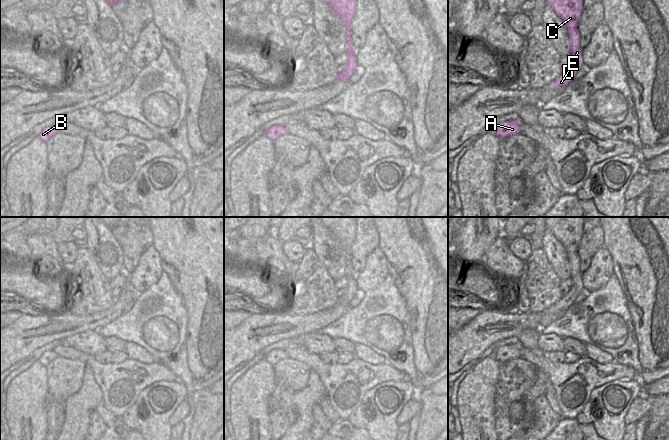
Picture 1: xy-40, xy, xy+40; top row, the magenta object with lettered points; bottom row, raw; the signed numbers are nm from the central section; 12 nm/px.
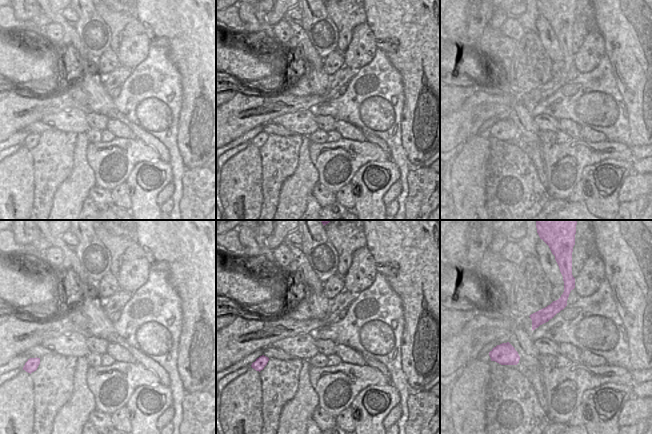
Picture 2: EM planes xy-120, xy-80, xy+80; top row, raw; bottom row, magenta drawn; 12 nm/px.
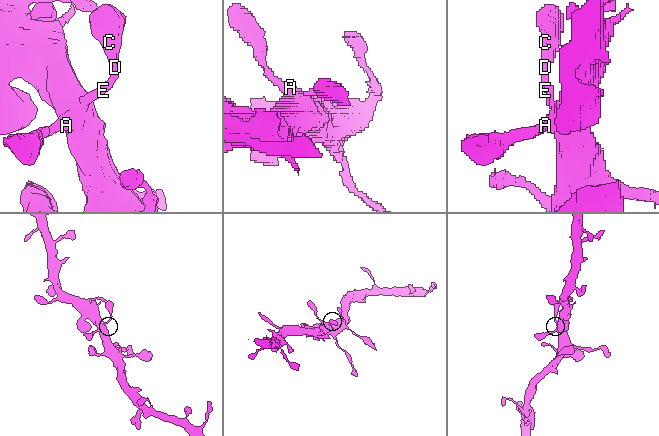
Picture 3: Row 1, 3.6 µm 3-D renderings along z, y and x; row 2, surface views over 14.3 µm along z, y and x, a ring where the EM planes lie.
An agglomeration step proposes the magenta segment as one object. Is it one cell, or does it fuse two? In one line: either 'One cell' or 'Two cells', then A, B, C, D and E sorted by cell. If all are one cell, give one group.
One cell. Groups: A B C D E

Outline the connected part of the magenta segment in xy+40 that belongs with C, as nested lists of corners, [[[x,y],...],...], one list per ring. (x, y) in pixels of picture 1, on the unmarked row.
[[[544,217],[544,220],[545,228],[551,230],[565,248],[571,267],[572,287],[553,305],[558,311],[565,311],[575,303],[577,296],[583,290],[577,249],[583,234],[584,217]]]

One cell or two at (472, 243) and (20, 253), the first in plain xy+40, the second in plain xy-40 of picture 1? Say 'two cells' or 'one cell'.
one cell

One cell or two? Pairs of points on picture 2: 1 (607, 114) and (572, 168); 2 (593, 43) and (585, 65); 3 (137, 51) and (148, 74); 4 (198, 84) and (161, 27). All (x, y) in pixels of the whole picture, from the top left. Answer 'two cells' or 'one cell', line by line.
1: two cells
2: one cell
3: two cells
4: one cell

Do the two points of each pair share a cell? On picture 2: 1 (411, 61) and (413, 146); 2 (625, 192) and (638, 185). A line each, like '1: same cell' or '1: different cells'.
1: same cell
2: same cell

